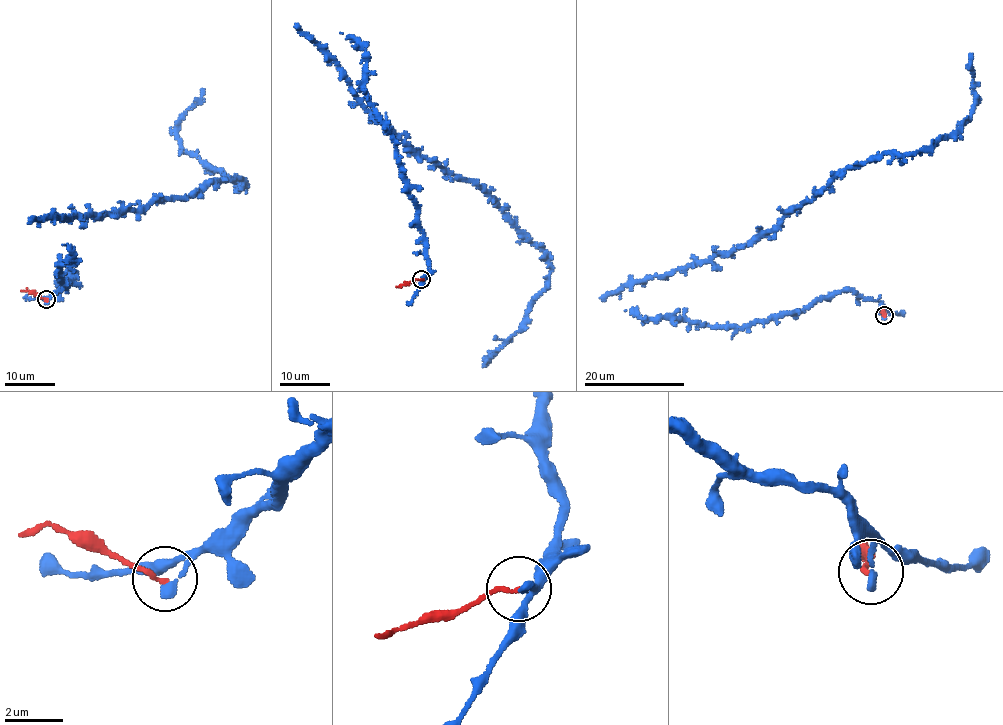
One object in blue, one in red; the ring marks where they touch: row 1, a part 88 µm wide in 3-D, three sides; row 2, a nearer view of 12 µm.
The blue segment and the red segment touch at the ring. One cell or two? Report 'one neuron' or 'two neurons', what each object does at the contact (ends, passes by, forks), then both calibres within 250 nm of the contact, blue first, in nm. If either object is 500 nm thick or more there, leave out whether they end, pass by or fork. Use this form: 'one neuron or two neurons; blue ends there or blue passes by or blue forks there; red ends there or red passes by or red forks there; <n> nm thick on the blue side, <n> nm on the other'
two neurons; blue ends there; red ends there; 280 nm thick on the blue side, 160 nm on the other

